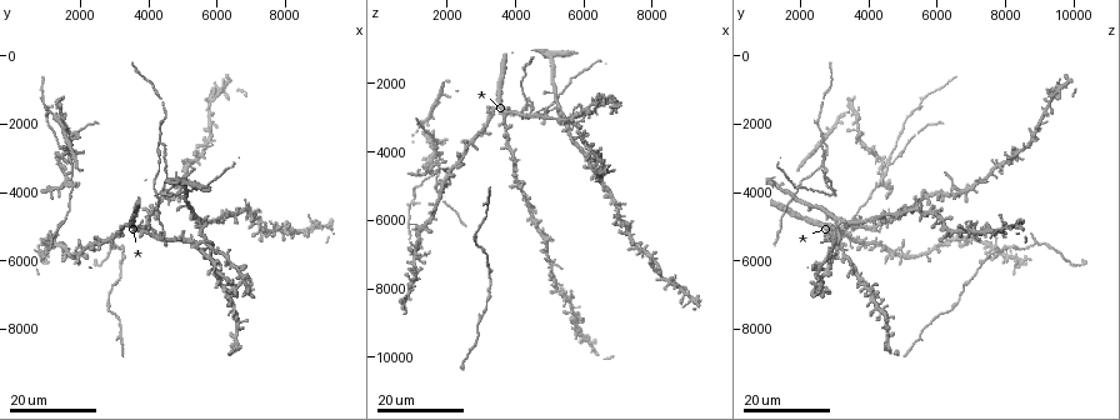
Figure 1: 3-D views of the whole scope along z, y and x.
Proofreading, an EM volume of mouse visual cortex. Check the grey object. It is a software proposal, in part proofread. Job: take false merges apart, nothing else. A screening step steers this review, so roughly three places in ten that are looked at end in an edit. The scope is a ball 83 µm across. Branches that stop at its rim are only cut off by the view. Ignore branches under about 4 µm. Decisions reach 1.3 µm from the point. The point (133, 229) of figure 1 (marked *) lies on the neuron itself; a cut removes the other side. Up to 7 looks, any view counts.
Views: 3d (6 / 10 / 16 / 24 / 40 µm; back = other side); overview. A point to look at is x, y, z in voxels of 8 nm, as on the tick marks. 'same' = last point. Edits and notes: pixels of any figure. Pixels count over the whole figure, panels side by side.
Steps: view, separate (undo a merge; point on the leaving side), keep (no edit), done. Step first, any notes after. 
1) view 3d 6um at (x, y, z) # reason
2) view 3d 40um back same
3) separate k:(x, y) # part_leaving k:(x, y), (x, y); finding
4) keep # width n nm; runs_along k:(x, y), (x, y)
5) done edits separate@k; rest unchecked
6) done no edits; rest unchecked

view 3d 24um at (4300, 2500, 2600) # side arm on a straight run

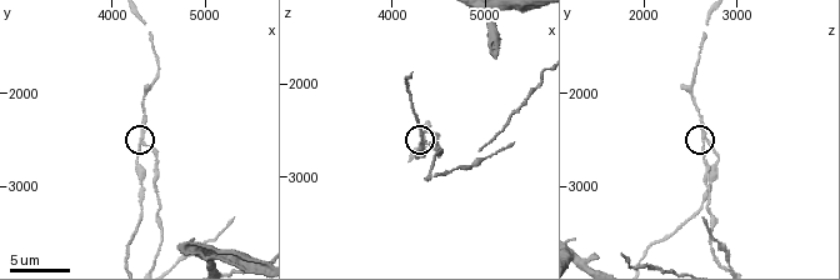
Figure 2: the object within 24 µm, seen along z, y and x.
view 3d 10um at (4300, 2500, 2700)

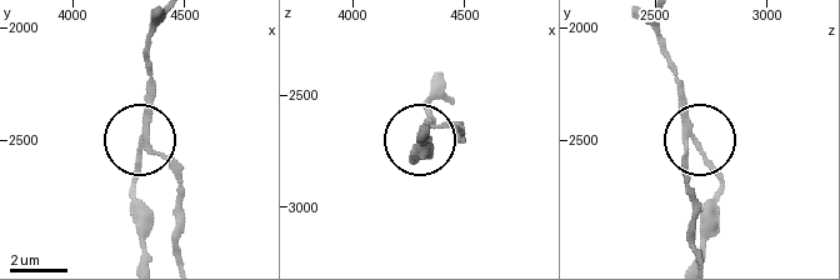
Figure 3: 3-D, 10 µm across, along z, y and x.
view 3d 6um at (4320, 2500, 2670)

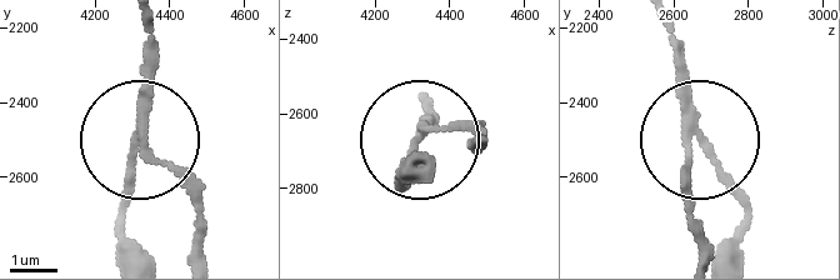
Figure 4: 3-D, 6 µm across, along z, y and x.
separate 4:(145, 161) # width 160 nm; part_leaving 4:(149, 98), (149, 141), (193, 200), (196, 249); a second neuron is stuck on

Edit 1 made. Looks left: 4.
view 3d 16um at (1700, 3200, 4700) # three-way junction

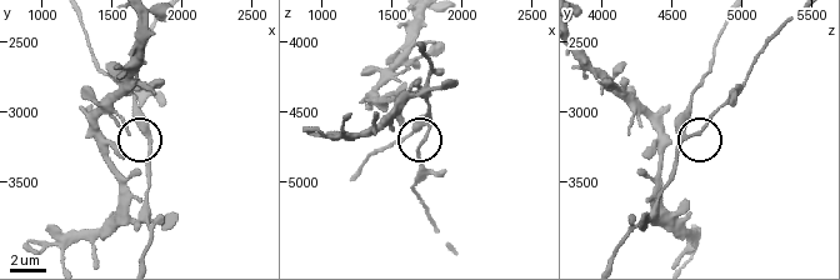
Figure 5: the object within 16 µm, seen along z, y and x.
view 3d 10um at (1760, 3180, 4660) # zoom in

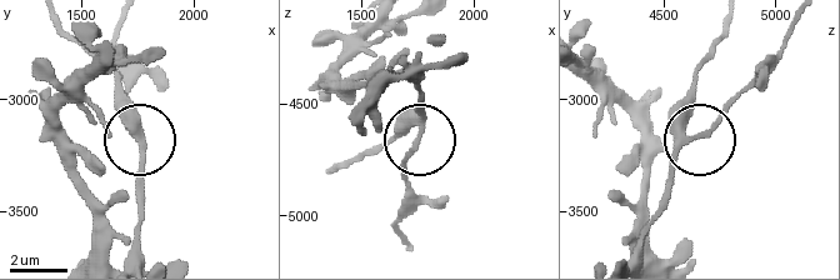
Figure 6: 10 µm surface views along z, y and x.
keep # side_arm 20 um; arms 3; all the same neuron

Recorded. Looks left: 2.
view 3d 24um at (2700, 5400, 3600) # four-way junction

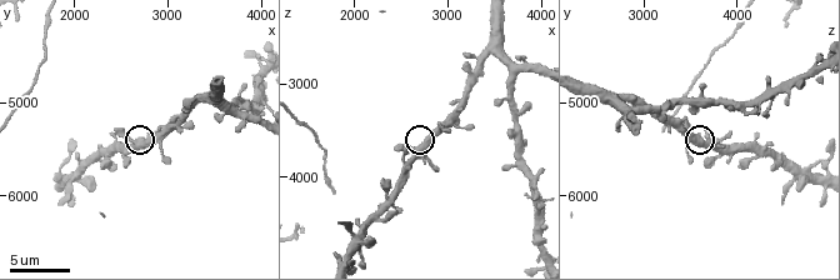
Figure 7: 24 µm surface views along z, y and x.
view 3d 6um at (2700, 5400, 3700)

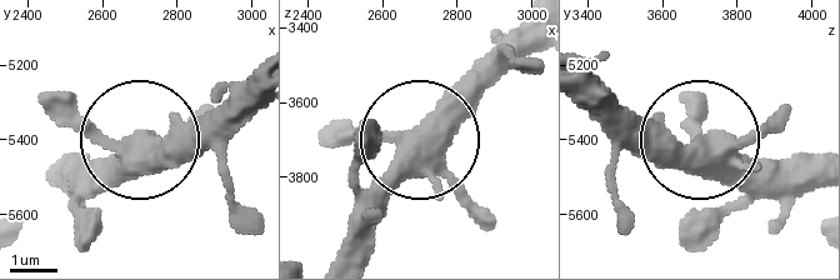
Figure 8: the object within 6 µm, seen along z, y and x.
keep # side_arm 70 um; all the same neuron

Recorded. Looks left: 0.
done edits separate@4; rest unchecked

